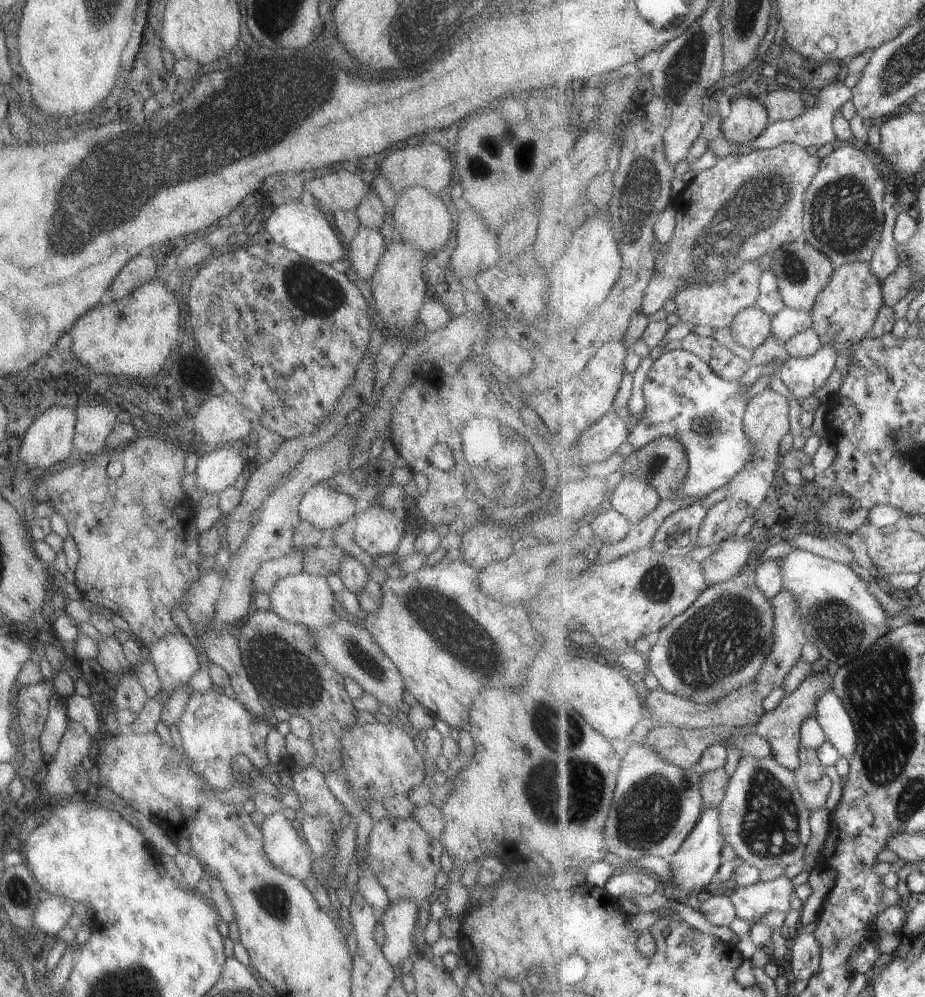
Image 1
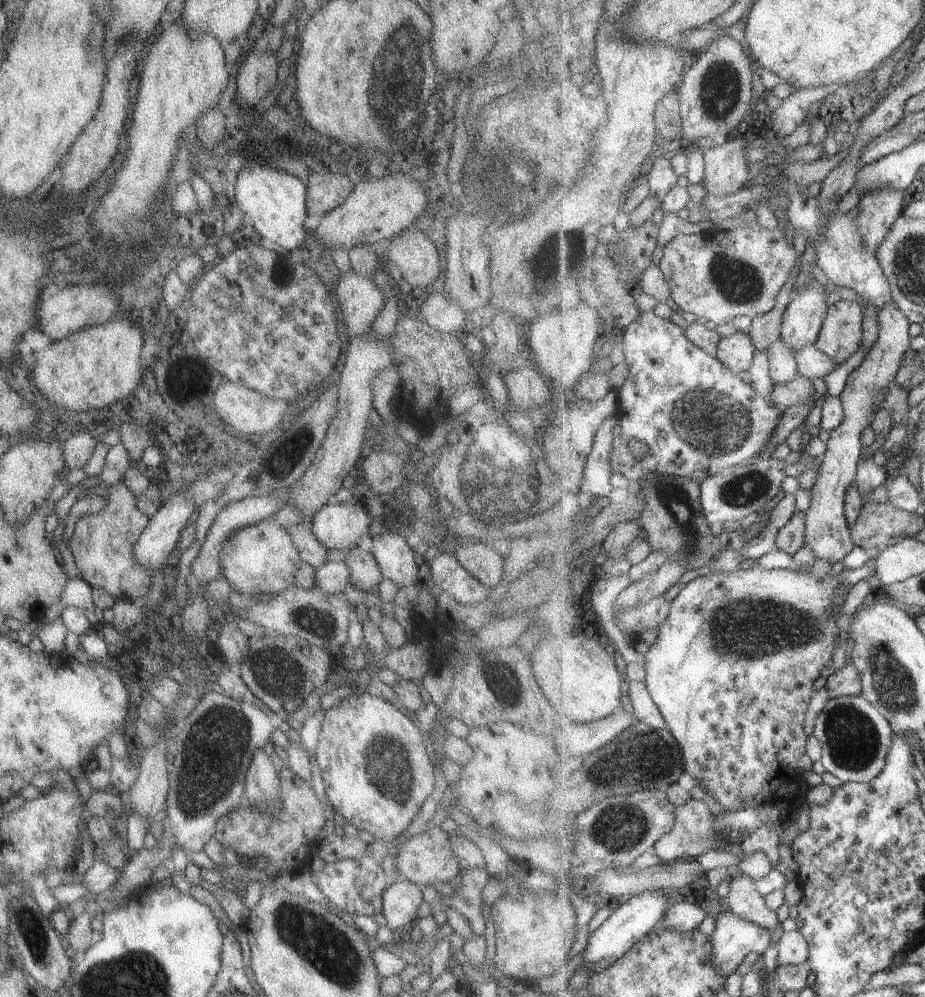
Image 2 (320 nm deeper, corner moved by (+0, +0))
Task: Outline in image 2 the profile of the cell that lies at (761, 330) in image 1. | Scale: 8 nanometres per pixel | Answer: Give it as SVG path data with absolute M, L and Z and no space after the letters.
M735 333L720 340L716 357L737 375L748 370L753 364L755 352L749 333Z

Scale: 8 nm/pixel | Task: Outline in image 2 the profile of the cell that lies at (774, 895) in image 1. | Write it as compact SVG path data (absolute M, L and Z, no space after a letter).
M722 908L716 918L717 928L709 937L712 942L710 963L718 975L731 976L748 954L763 954L771 944L770 932L754 925L751 921Z

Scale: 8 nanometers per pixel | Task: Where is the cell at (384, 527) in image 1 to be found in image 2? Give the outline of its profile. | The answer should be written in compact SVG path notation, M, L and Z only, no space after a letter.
M383 533L371 539L371 554L379 567L382 578L391 580L398 590L414 584L419 587L413 552L398 533Z

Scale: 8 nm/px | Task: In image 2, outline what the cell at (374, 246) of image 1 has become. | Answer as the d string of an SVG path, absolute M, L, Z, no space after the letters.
M351 270L342 276L341 282L335 284L335 298L341 310L341 324L351 339L366 334L384 303L373 279L356 275Z

